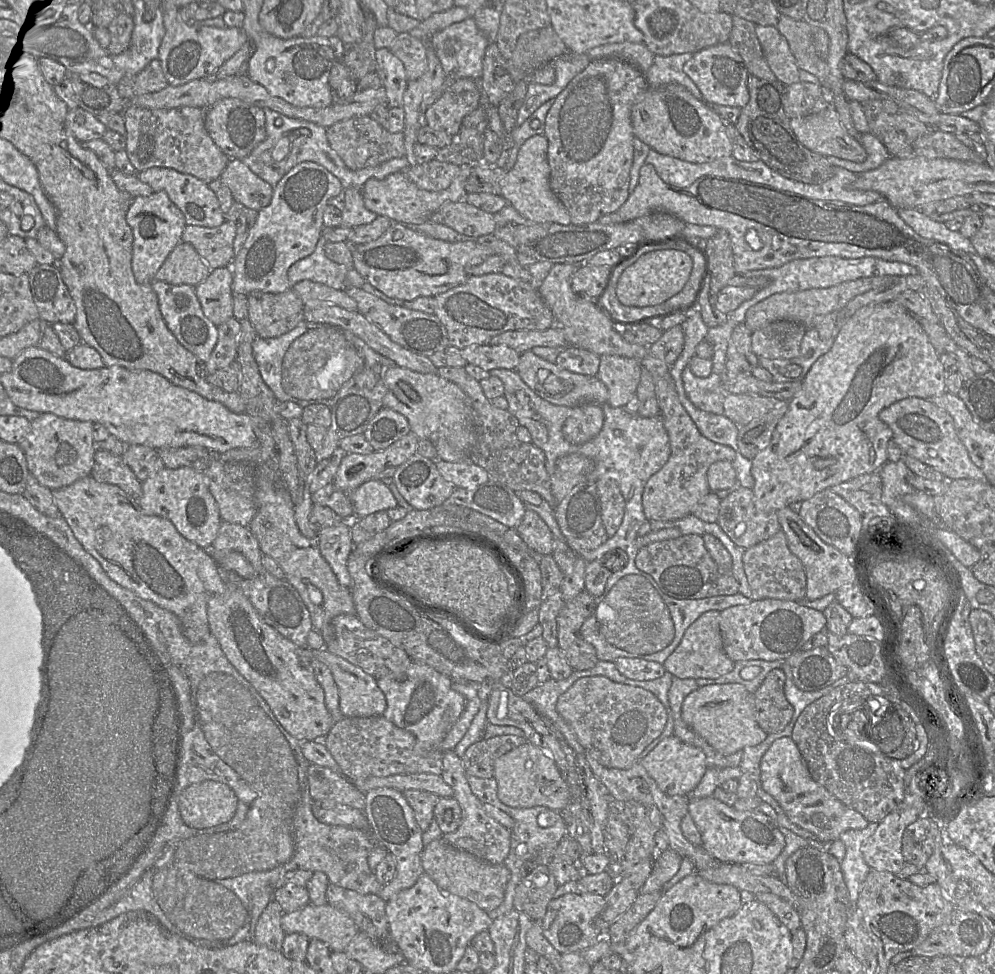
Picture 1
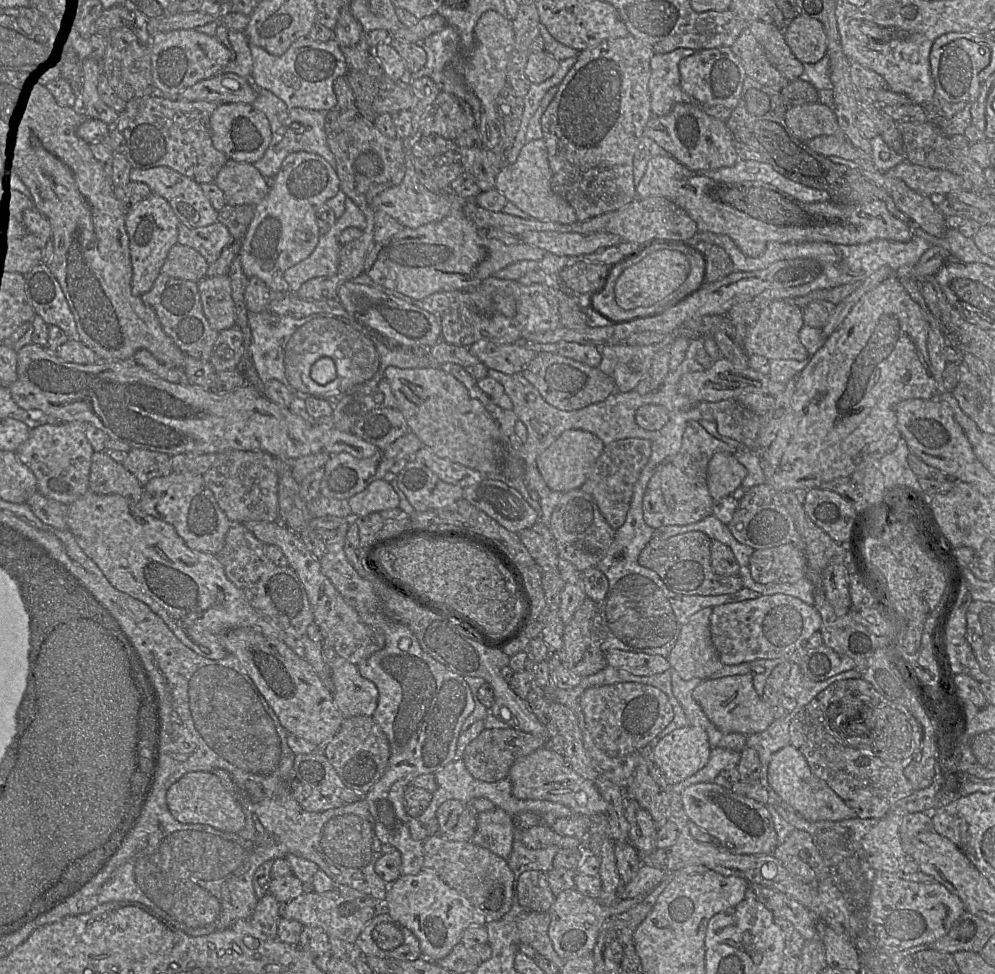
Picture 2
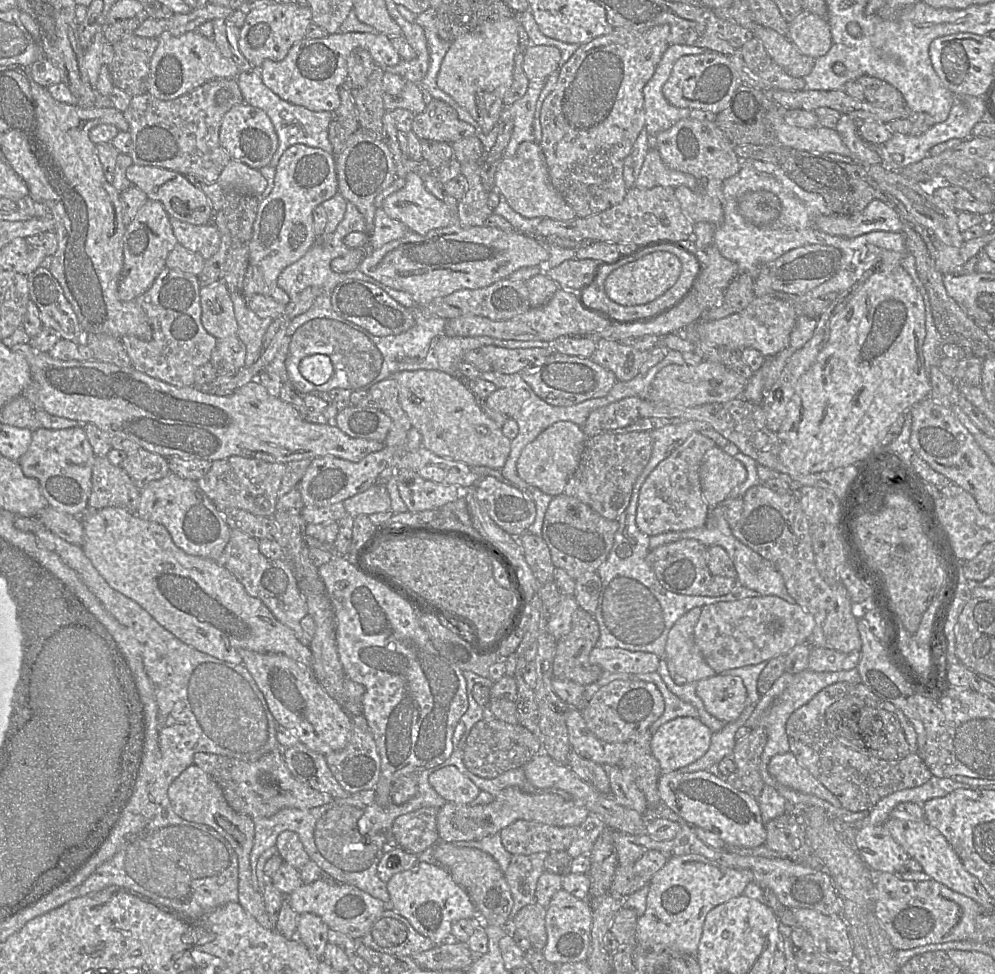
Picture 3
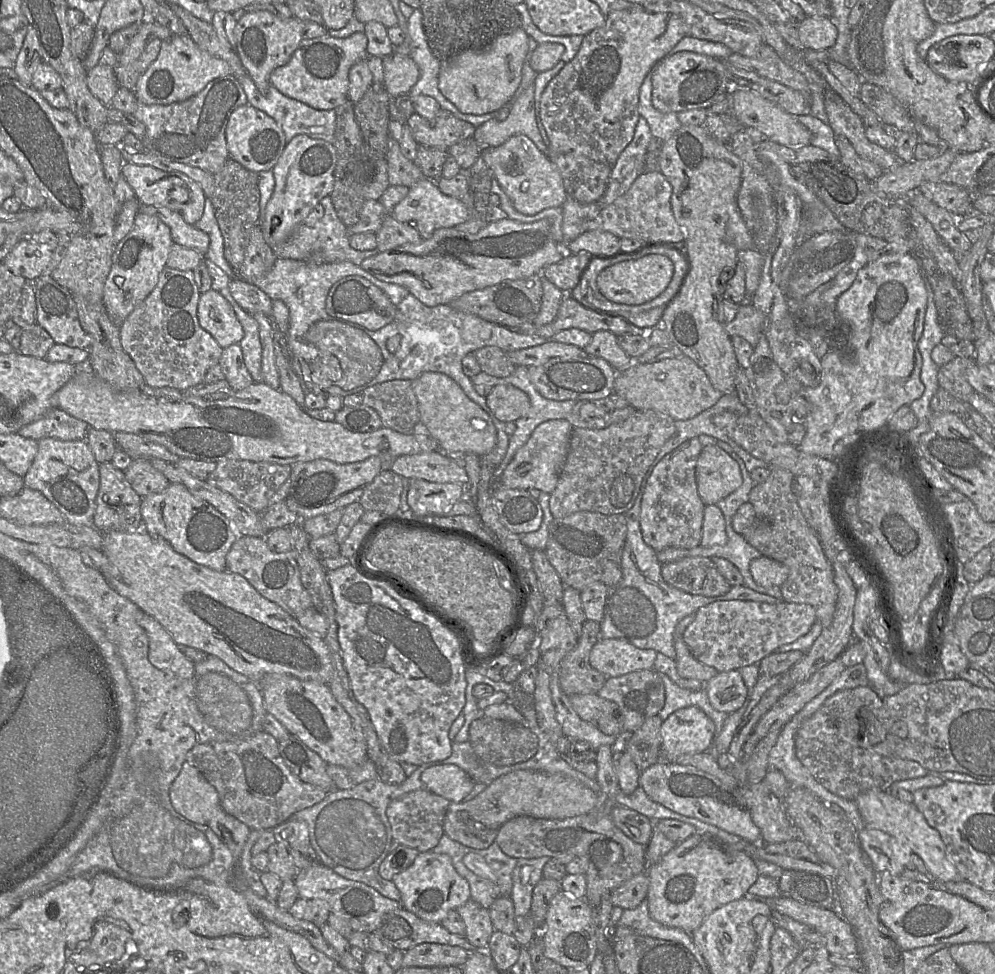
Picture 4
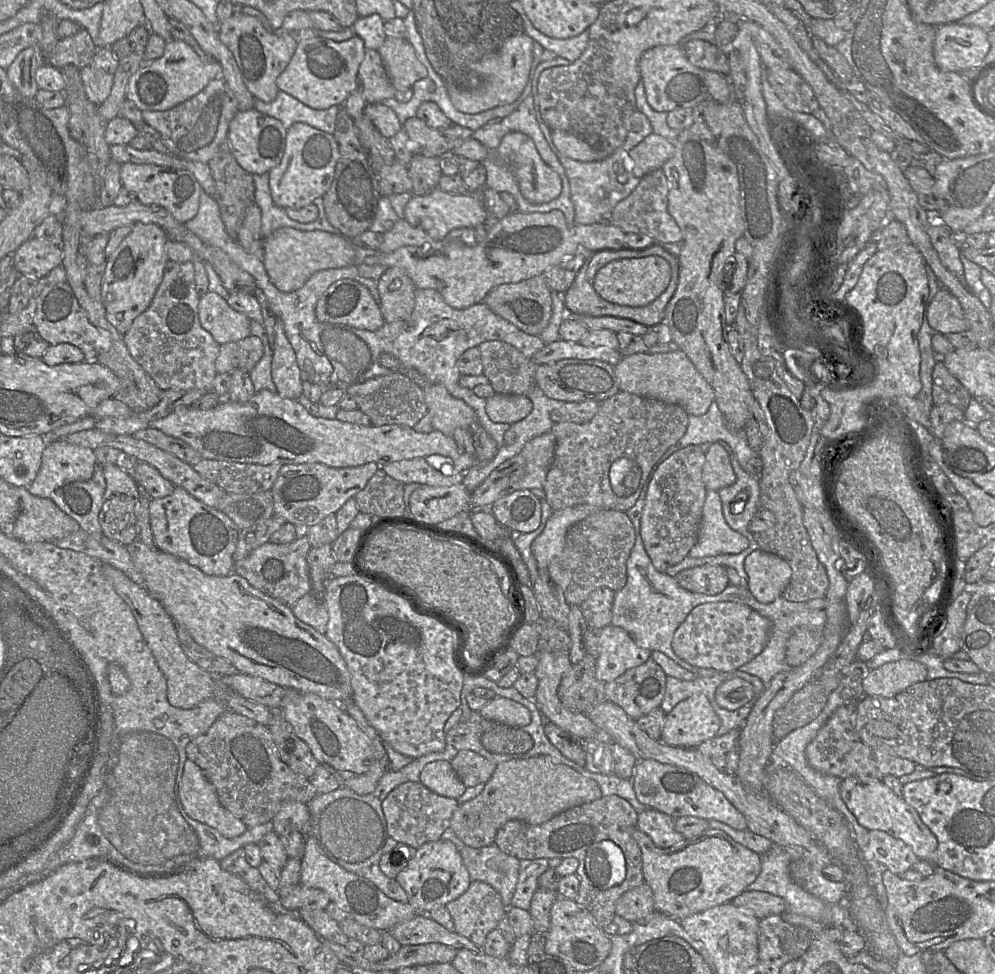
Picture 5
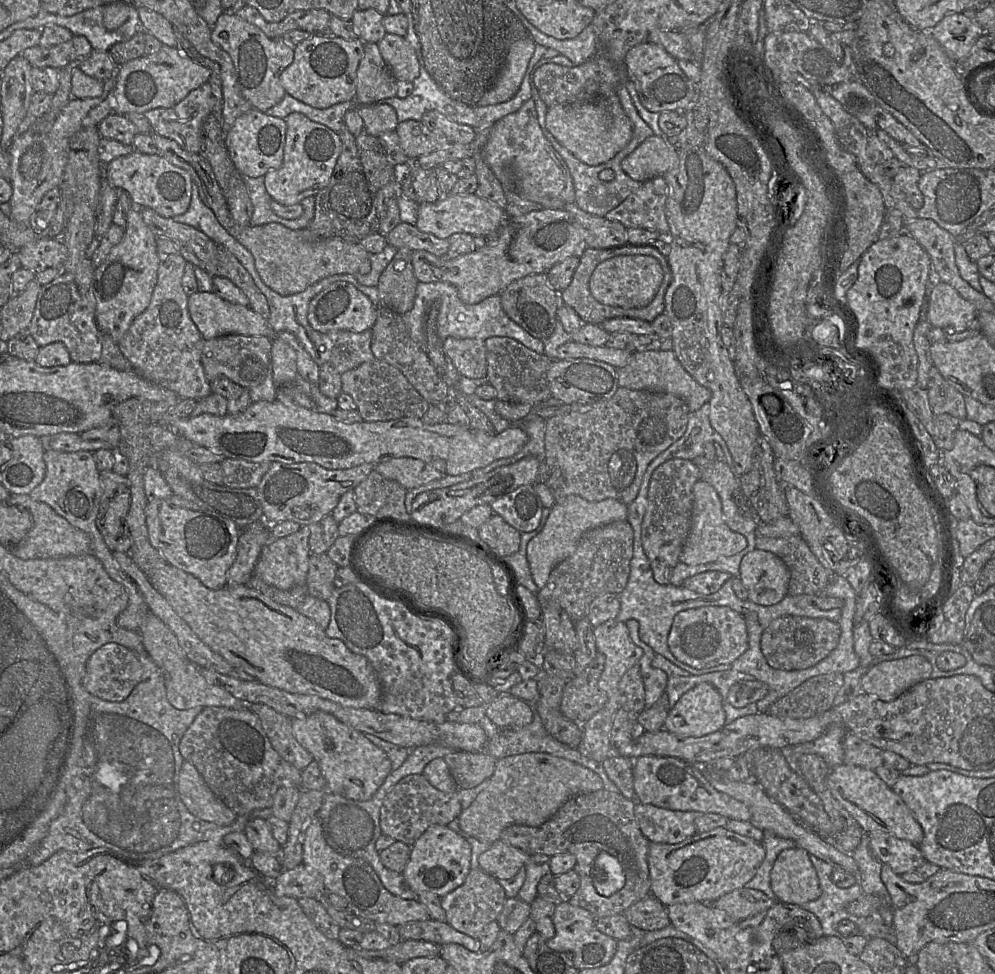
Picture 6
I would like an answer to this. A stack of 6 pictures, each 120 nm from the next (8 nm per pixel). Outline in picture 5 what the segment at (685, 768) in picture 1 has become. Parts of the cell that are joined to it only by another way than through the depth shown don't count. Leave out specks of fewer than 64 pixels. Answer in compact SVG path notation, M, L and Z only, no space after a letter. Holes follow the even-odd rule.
M695 694L679 702L674 709L666 714L662 728L663 743L683 748L697 748L702 742L717 736L721 720L703 694Z

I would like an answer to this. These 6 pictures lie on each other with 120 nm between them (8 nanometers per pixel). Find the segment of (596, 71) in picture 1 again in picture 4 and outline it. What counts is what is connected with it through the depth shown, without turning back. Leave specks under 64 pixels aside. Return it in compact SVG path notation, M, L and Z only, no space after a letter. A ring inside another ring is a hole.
M629 8L613 11L606 16L604 26L594 29L584 37L576 56L570 62L566 63L560 72L547 84L540 100L540 118L549 139L547 157L558 168L567 195L580 203L592 203L603 196L611 171L619 155L633 139L635 128L640 118L639 92L645 77L655 65L669 55L670 51L676 46L676 44L686 36L686 27L678 15L668 12L654 13L647 11L644 8Z

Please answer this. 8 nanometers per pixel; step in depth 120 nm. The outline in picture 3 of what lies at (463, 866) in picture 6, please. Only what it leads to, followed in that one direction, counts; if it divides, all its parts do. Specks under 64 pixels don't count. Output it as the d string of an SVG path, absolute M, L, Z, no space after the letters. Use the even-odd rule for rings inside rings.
M419 859L410 869L394 874L387 882L391 908L405 917L416 931L430 938L435 945L451 939L452 924L461 919L477 918L478 913L468 893L459 886L449 872L434 861Z

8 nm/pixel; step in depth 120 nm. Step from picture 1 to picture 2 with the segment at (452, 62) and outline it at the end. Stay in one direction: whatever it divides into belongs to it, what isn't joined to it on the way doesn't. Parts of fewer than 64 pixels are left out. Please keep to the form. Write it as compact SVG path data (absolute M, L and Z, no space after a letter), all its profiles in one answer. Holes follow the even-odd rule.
M446 25L442 30L416 42L416 44L425 50L427 61L416 73L407 73L406 80L410 83L412 78L427 76L440 87L445 67L459 52L460 36L457 30Z

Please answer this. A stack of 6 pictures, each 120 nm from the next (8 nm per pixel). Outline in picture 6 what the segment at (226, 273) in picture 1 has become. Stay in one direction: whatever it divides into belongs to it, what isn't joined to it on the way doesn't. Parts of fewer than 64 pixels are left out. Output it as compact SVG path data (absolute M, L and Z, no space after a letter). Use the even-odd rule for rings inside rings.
M197 291L188 296L189 314L205 339L226 335L240 334L247 336L270 336L273 330L267 319L256 313L249 306L229 302L213 291Z

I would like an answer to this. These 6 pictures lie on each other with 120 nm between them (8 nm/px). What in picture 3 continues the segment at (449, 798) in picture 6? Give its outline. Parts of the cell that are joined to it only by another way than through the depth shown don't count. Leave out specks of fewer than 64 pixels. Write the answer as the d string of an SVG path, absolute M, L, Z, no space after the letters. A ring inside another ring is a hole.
M422 807L399 815L390 829L392 840L406 851L421 854L440 839L437 831L437 812L435 807Z

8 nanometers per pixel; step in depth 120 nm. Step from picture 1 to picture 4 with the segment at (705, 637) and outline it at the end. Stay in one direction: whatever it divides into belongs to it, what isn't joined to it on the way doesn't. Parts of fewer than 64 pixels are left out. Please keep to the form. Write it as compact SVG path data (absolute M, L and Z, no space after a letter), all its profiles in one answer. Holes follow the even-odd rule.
M692 613L684 617L674 631L674 648L676 652L676 667L678 674L687 679L695 679L702 683L708 682L719 672L710 666L699 662L690 652L684 642L683 634L686 628L695 620L696 614Z

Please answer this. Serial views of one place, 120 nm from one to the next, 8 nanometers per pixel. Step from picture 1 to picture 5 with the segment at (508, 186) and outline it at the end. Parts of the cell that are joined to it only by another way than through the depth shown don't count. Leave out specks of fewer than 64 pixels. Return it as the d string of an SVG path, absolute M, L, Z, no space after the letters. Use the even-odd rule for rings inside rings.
M521 132L506 134L499 146L494 150L485 147L478 140L470 138L456 146L451 151L451 154L463 156L479 163L485 159L495 159L504 164L512 171L518 182L521 194L530 203L547 203L557 198L561 193L562 181L559 174L543 161L533 140Z

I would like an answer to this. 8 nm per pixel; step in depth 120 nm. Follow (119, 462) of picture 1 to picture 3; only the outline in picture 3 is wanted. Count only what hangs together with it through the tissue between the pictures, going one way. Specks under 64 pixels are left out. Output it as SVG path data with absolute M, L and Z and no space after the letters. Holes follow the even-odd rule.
M107 456L95 457L88 510L117 507L137 514L140 492L121 466L113 465Z

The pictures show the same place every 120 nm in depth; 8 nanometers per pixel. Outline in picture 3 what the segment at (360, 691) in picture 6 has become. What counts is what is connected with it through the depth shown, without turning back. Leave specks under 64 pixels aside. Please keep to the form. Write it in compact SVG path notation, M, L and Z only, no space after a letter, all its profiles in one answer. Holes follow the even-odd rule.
M117 507L87 510L80 519L84 530L81 547L109 586L137 602L183 643L233 664L242 663L240 650L250 650L282 654L311 667L309 646L302 644L291 629L280 623L261 600L250 596L239 580L217 561L189 555L177 547L163 525L141 519L137 514Z

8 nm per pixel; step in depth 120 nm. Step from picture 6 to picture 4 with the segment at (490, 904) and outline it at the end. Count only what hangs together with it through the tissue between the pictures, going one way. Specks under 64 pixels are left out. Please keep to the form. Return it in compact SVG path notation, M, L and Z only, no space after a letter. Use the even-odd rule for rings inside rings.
M471 898L457 912L465 923L464 937L479 951L486 951L489 939L494 931L489 910Z

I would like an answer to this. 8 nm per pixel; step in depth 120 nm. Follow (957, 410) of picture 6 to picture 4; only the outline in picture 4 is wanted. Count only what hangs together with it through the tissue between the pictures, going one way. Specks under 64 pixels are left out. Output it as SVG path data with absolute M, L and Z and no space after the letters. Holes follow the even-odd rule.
M954 357L938 371L939 386L955 398L968 402L968 397L976 392L966 380L966 370L977 364L973 358Z

